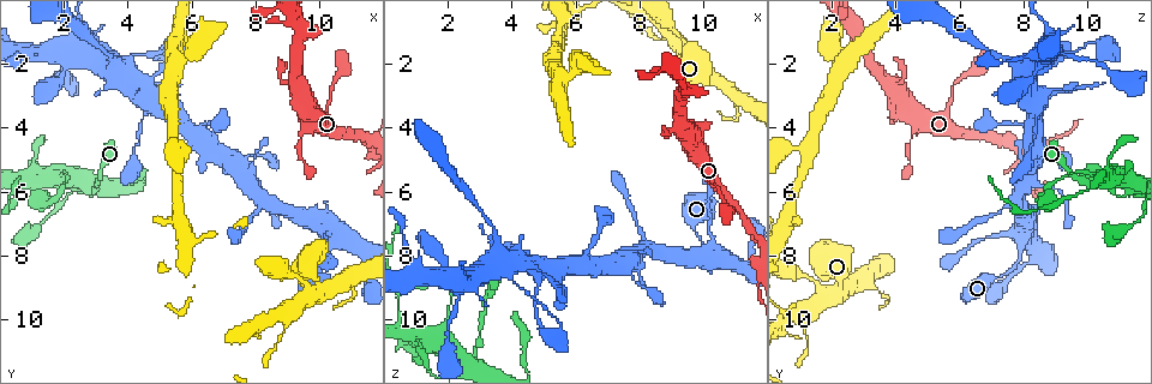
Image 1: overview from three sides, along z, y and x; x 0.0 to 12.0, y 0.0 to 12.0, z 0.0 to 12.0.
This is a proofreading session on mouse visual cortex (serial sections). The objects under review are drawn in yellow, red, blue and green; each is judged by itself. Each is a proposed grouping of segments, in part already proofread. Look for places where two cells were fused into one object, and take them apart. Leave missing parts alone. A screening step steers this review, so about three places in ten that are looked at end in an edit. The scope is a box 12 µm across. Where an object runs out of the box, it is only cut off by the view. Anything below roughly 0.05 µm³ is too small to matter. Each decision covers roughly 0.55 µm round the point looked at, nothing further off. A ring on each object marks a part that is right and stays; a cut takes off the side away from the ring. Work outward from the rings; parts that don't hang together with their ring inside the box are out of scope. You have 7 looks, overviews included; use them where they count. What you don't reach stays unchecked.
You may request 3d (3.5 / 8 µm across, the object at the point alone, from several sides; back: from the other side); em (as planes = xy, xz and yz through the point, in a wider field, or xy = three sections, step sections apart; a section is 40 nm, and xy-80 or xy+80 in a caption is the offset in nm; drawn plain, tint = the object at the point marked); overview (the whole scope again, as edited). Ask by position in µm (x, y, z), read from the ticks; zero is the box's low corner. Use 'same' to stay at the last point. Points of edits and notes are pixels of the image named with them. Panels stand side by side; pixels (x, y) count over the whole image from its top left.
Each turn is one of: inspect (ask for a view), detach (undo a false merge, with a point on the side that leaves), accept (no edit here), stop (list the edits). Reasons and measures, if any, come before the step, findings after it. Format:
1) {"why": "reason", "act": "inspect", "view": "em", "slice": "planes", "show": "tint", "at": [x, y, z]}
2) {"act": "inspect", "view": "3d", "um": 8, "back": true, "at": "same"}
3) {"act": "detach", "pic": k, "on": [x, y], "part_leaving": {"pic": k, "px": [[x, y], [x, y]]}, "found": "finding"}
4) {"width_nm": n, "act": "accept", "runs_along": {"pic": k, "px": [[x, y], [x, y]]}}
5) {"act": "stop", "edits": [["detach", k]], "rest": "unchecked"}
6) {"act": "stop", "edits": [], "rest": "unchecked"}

{"why": "thick turns thin", "act": "inspect", "view": "3d", "um": 8, "at": [9.8, 3.5, 4.0]}

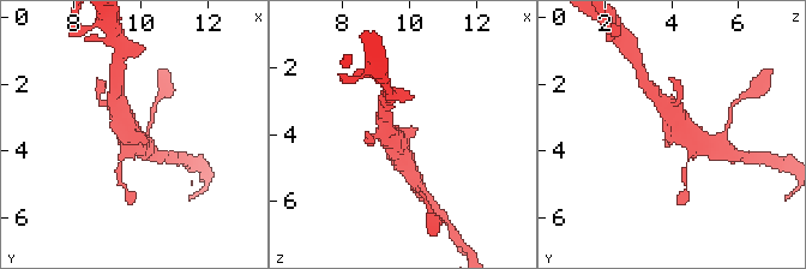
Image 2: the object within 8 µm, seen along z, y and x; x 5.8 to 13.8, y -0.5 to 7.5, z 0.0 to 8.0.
{"act": "inspect", "view": "3d", "um": 3.5, "at": [9.8, 3.6, 4.0]}

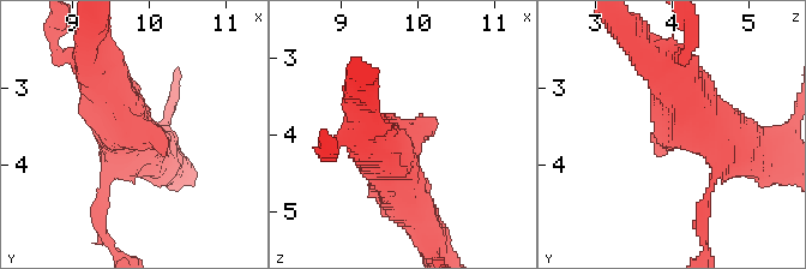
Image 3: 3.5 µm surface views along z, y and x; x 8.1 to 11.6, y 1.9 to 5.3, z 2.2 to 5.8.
{"act": "inspect", "view": "em", "slice": "xy", "step": 5, "show": "tint", "at": [9.85, 3.60, 4.05]}

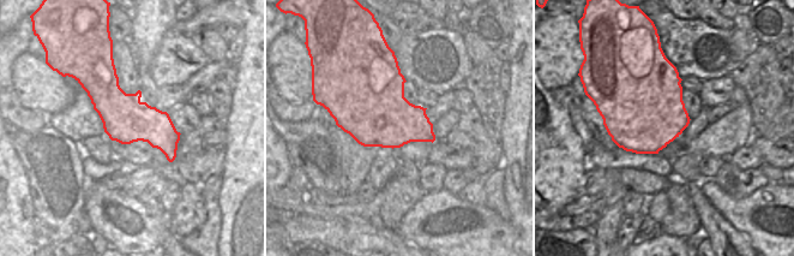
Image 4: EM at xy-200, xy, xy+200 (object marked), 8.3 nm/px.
{"width_nm": 550, "act": "accept", "runs_along": {"pic": 3, "px": [[404, 197], [389, 160], [433, 124]]}, "found": "continuous, no second cell"}

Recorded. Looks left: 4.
{"why": "sudden change in width", "act": "inspect", "view": "em", "slice": "planes", "show": "tint", "at": [9.8, 8.6, 7.4]}

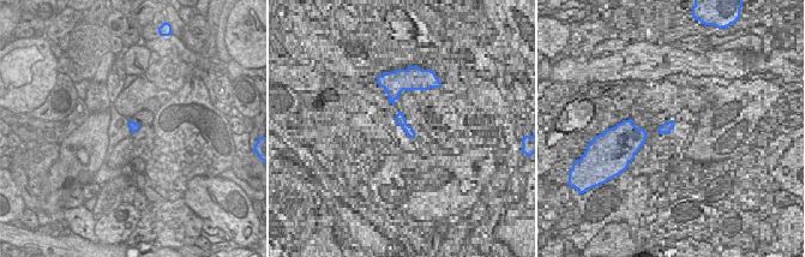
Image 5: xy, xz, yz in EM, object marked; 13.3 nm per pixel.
{"why": "wider look", "act": "inspect", "view": "3d", "um": 3.5, "at": "same"}

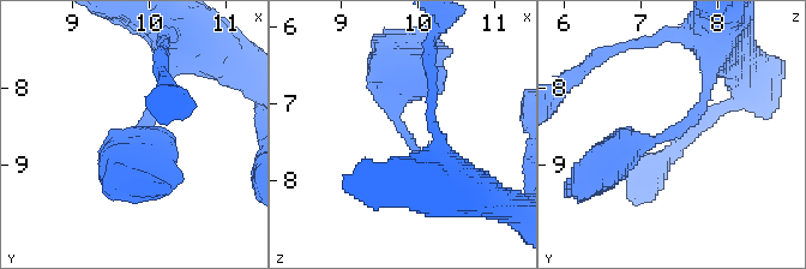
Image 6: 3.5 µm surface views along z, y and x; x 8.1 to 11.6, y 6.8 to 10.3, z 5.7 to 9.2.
{"arm_widths_nm": [150, 500], "act": "accept", "runs_along": {"pic": 6, "px": [[612, 161], [685, 124], [710, 69]]}, "found": "continuous, no second cell"}

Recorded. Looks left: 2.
{"act": "stop", "edits": [], "rest": "unchecked"}

